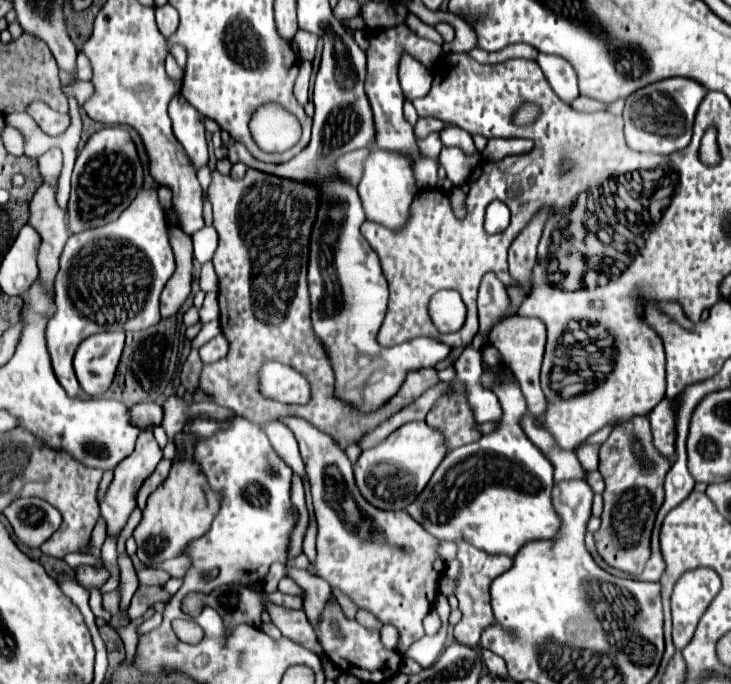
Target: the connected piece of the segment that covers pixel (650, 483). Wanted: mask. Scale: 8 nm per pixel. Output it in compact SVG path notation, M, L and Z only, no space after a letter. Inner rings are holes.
M632 417L630 421L624 421L616 425L606 439L606 443L600 447L600 469L602 477L606 481L604 489L604 513L602 513L602 525L594 533L596 549L602 555L602 559L620 571L626 571L630 575L638 575L644 569L644 563L650 555L650 533L656 519L656 513L664 501L664 475L670 469L668 459L660 459L656 451L652 451L650 443L650 423L648 417ZM638 441L642 445L644 457L654 463L652 467L642 467L638 455L632 451L632 443ZM606 517L610 519L610 525L614 527L616 535L612 531L606 531Z

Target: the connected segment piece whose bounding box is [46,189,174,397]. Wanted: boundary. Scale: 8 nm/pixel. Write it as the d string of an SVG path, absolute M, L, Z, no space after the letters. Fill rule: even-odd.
M142 189L140 195L130 203L130 207L124 209L124 213L114 223L70 235L60 257L60 271L56 275L56 313L46 325L46 343L52 359L52 369L68 395L76 397L80 393L80 385L72 369L72 357L80 341L98 331L126 331L128 321L130 331L140 331L156 325L160 321L160 291L164 289L172 273L174 255L168 237L168 223L158 201L158 193L154 189Z

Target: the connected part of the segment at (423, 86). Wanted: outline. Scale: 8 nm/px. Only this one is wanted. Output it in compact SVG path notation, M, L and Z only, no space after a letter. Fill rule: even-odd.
M408 53L402 55L398 77L404 97L408 101L414 101L416 97L425 97L430 91L432 72Z

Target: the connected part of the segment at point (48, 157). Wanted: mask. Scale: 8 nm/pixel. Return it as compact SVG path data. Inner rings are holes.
M58 147L48 149L42 157L38 157L38 165L40 165L40 173L44 181L56 185L60 169L62 169L62 151Z

